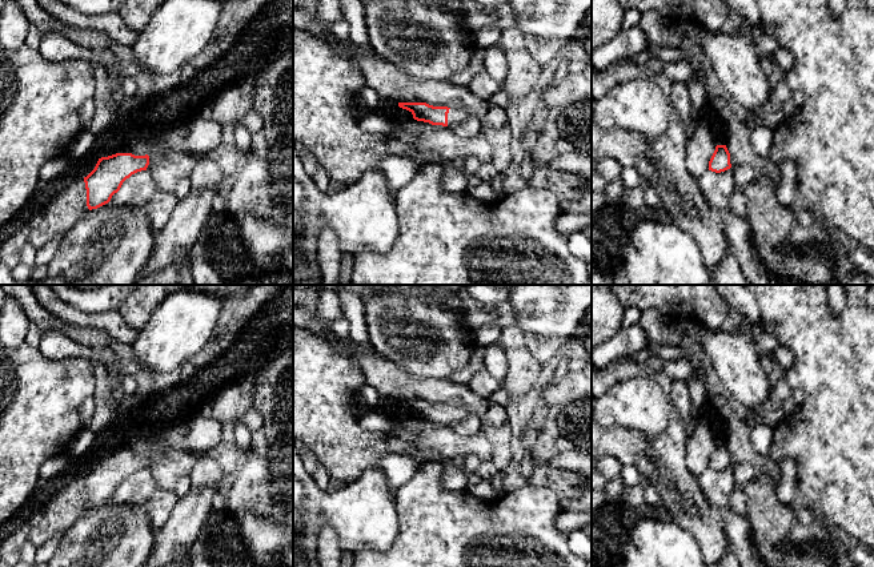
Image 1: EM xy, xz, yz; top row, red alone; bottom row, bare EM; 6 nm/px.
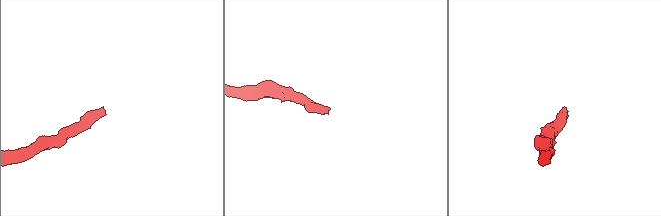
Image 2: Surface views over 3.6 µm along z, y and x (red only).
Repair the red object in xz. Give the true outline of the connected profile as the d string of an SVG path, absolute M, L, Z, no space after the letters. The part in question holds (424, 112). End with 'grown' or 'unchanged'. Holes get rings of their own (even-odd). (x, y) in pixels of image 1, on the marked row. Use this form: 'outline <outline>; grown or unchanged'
outline M398 102L398 106L409 110L417 121L448 128L461 124L470 117L470 114L462 109L433 106L426 102Z; grown

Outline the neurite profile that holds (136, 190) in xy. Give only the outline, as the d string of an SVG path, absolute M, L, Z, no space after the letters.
M141 170L123 182L111 202L120 206L143 208L157 189L153 176L148 170Z

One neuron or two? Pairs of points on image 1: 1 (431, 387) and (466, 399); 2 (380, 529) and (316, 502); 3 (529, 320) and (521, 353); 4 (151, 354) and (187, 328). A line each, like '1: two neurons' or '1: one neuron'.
1: one neuron
2: one neuron
3: two neurons
4: one neuron

